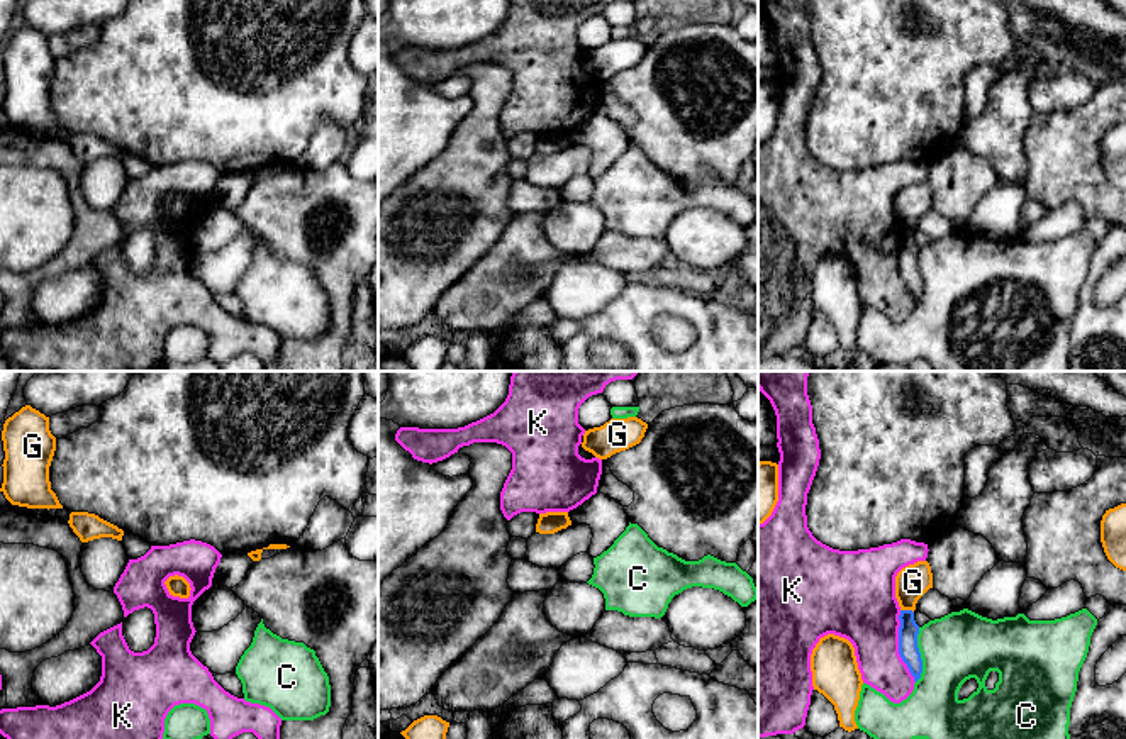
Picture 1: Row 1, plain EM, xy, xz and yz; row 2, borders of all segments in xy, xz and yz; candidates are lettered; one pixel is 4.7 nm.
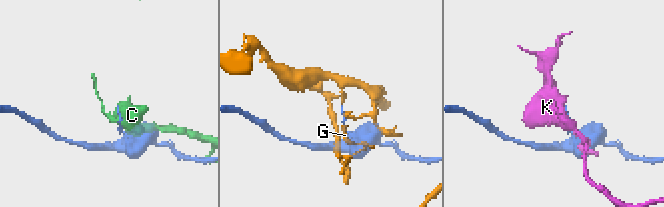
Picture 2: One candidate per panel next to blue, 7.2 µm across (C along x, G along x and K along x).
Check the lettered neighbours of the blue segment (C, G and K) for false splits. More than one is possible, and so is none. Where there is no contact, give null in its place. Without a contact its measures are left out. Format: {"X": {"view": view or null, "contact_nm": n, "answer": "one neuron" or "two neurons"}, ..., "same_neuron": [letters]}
{"C": {"view": "yz", "contact_nm": 260, "answer": "two neurons"}, "G": {"view": "yz", "contact_nm": 70, "answer": "two neurons"}, "K": {"view": "yz", "contact_nm": 360, "answer": "two neurons"}, "same_neuron": []}

